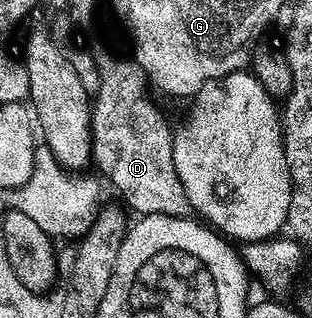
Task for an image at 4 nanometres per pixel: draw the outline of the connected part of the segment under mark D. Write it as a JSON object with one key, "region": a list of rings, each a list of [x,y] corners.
{"region":[[[107,42],[90,47],[97,72],[101,72],[101,84],[91,103],[91,157],[93,166],[111,181],[111,186],[123,197],[122,205],[136,210],[136,215],[164,214],[174,218],[186,218],[192,213],[189,200],[181,188],[177,170],[173,164],[173,130],[159,115],[154,104],[147,99],[145,78],[130,57],[118,54]]]}

